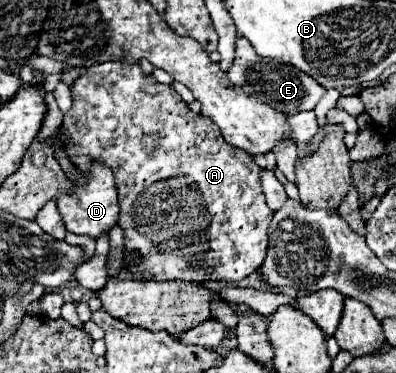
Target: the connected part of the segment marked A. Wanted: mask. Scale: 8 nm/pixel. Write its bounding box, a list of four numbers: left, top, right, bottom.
[64,62,272,284]

